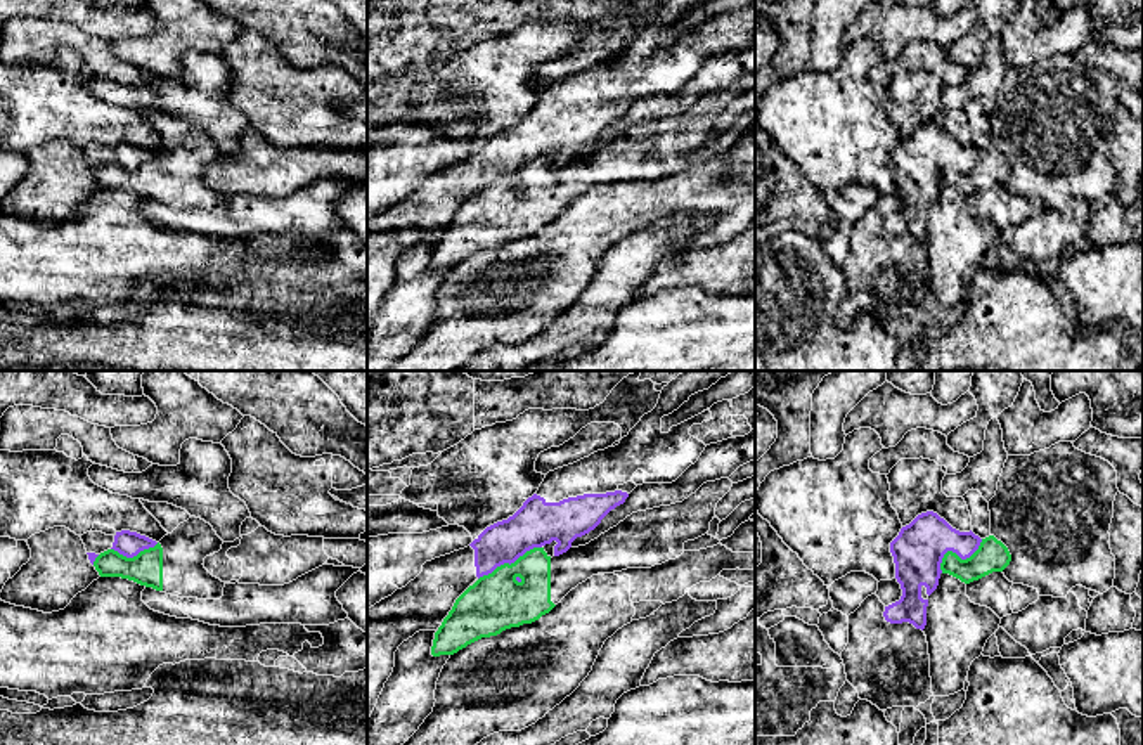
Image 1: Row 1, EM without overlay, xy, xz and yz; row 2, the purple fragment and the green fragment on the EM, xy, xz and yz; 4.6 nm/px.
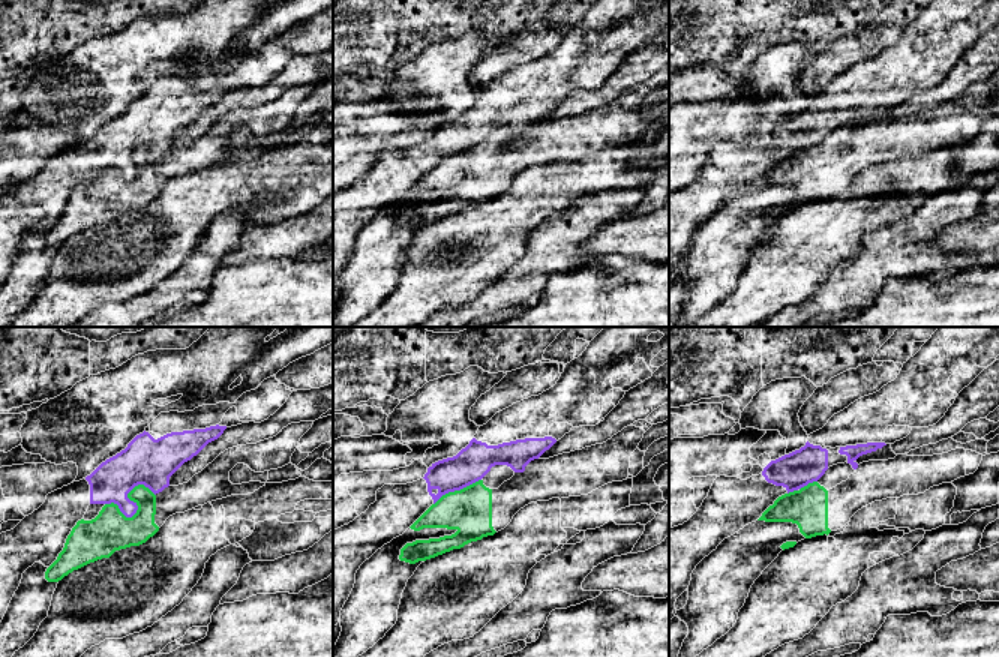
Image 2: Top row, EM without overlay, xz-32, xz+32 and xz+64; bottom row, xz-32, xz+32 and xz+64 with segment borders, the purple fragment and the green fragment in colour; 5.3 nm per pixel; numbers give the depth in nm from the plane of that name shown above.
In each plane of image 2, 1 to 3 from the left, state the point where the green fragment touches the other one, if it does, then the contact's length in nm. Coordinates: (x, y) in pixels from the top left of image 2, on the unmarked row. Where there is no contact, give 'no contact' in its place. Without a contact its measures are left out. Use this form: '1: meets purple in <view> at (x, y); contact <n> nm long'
1: meets purple in xz-32 at (137, 170); contact 280 nm long
2: meets purple in xz+32 at (456, 153); contact 300 nm long
3: meets purple in xz+64 at (807, 147); contact 110 nm long

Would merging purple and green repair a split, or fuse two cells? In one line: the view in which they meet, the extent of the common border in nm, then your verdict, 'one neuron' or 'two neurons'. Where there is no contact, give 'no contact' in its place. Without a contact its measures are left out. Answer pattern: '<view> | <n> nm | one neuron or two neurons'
xz | 340 nm | two neurons

